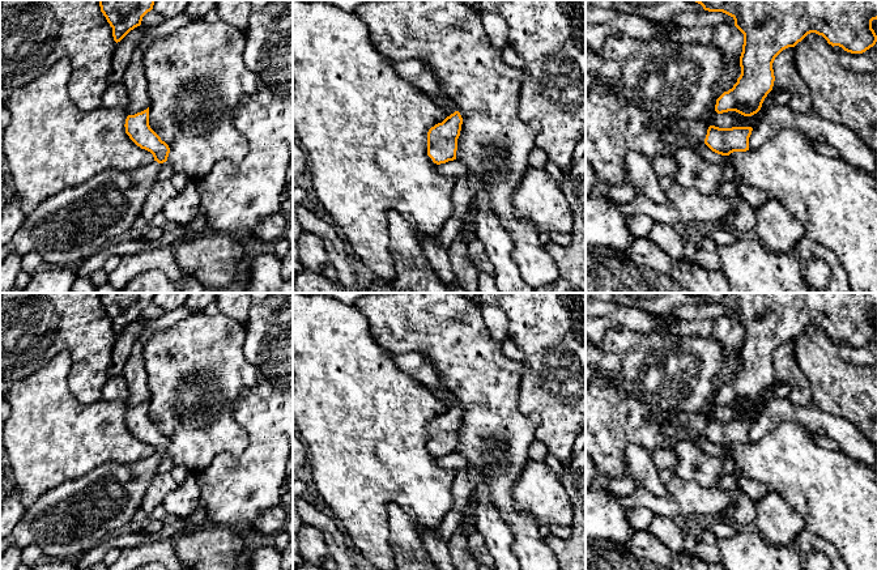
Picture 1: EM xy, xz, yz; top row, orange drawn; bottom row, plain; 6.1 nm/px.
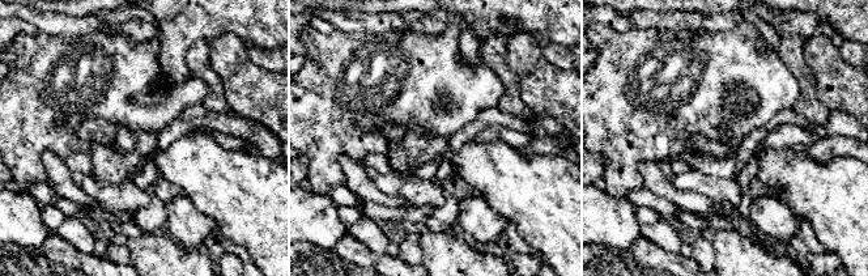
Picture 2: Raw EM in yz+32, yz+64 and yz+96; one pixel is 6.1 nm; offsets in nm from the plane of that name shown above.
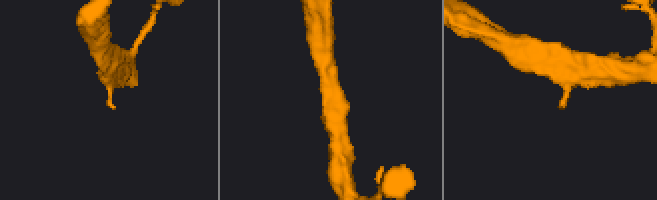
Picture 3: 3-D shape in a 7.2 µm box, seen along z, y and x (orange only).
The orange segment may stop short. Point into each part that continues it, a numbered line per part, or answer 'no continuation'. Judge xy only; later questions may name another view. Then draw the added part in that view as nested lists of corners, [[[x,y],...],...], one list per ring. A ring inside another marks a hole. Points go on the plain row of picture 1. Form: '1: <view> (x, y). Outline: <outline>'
1: xy (68, 520). Outline: [[[153,454],[131,464],[106,463],[80,478],[69,480],[27,503],[25,515],[10,535],[0,537],[0,557],[12,546],[38,545],[52,560],[82,557],[108,537],[131,527],[135,512],[153,478],[161,456]]]

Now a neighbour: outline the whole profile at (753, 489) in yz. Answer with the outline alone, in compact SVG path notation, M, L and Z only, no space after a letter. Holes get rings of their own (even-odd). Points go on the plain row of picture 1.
M741 476L737 480L740 492L746 494L754 503L757 503L769 490L765 484L761 484L746 476Z

